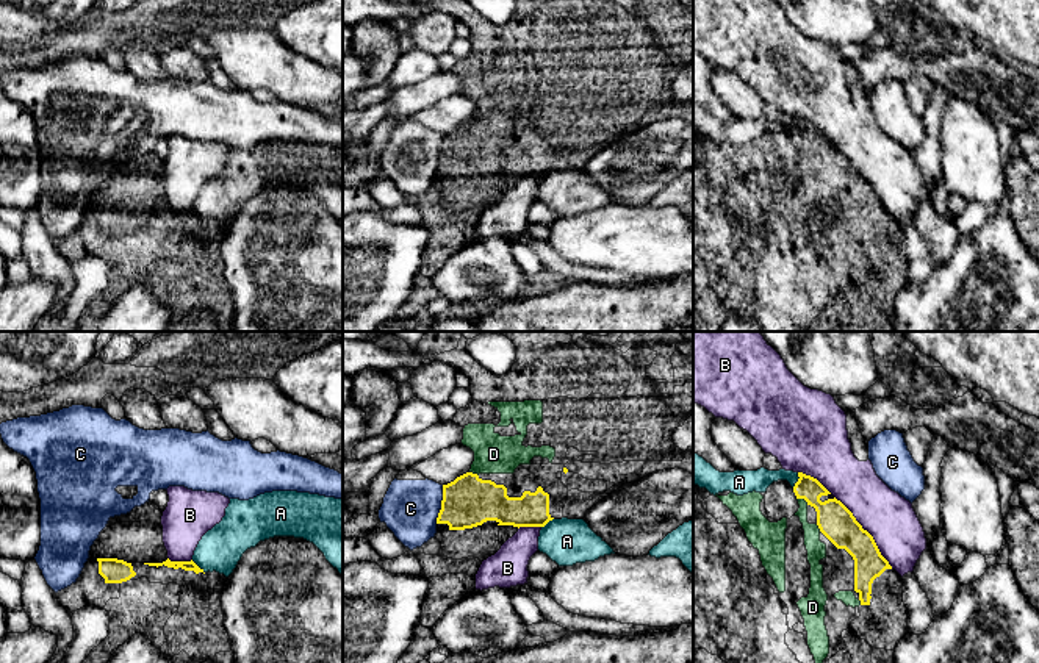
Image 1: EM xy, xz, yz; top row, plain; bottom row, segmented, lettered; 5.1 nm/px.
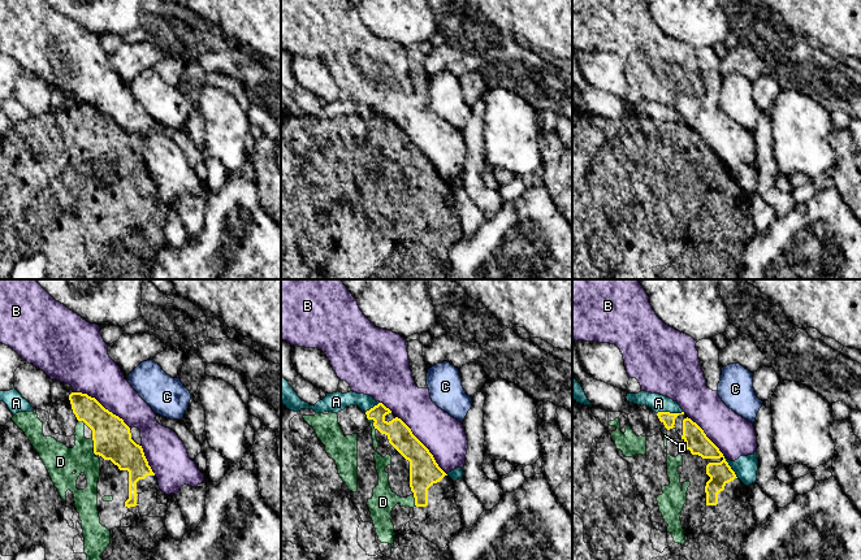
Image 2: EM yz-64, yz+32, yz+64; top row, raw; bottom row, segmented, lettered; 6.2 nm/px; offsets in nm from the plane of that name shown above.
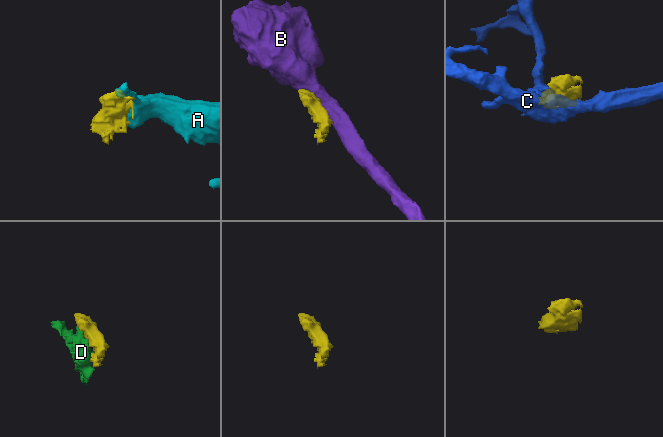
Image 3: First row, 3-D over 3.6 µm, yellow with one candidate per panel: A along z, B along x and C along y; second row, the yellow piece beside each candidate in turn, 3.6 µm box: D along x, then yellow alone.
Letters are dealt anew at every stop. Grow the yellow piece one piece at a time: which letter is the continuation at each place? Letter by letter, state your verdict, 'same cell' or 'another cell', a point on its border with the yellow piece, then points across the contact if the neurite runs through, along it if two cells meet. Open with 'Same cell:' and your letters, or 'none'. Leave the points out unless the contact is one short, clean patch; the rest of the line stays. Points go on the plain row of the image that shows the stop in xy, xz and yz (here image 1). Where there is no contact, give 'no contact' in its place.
Same cell: D
A: another cell; contact yz (798, 130)
B: another cell; contact yz (867, 182)
C: another cell; contact xz (443, 146)
D: same cell; contact yz (803, 147)

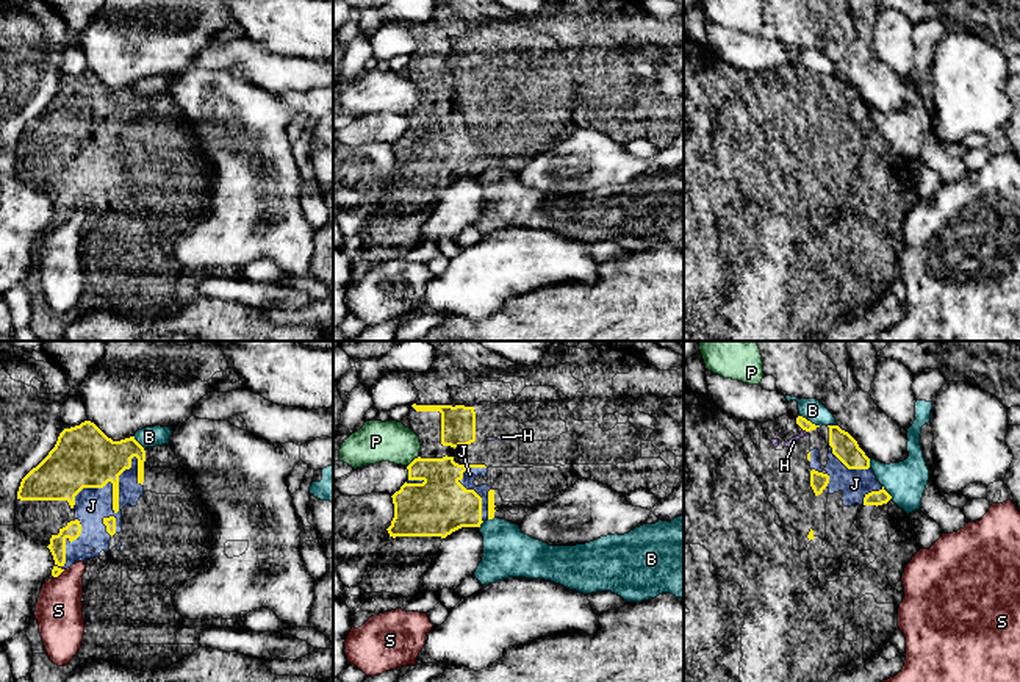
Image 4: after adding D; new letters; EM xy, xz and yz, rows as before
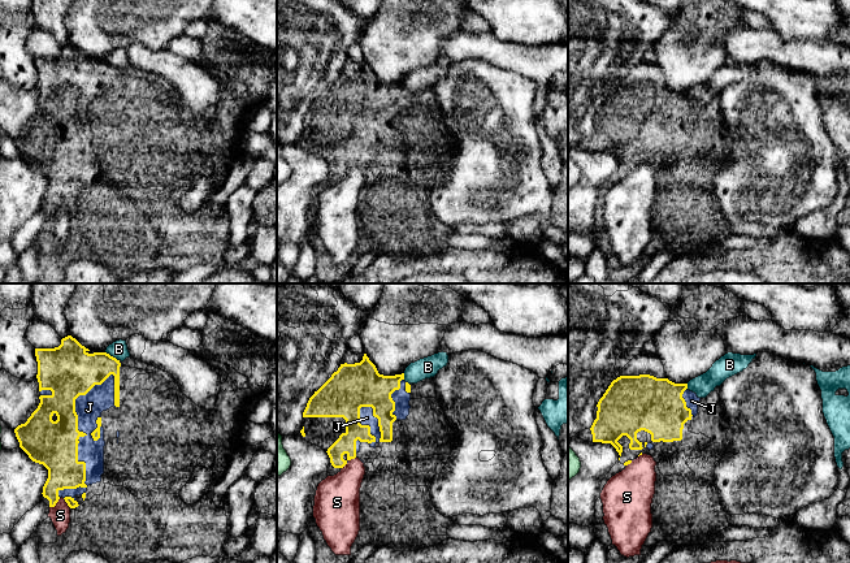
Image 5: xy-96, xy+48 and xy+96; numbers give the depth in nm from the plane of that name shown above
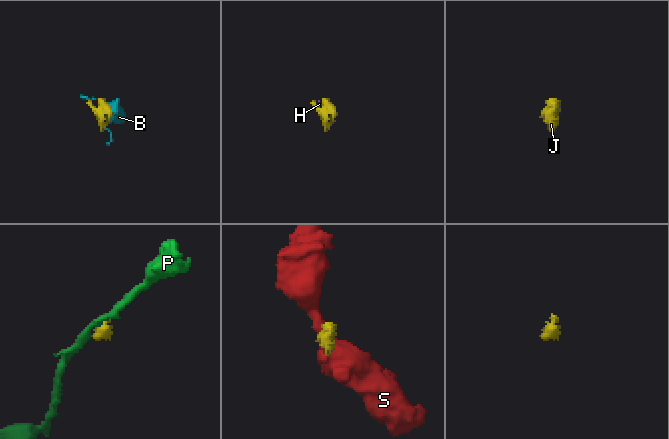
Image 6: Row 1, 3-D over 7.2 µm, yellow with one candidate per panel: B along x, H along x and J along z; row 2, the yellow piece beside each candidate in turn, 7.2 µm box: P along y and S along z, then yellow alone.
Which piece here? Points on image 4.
Same cell: H, J
B: another cell; contact yz (809, 71)
H: same cell; contact yz (804, 78)
J: same cell; contact xy (118, 147)
P: another cell; contact xz (412, 111)
S: another cell; contact xy (60, 222); border xy (64, 219), (55, 227)

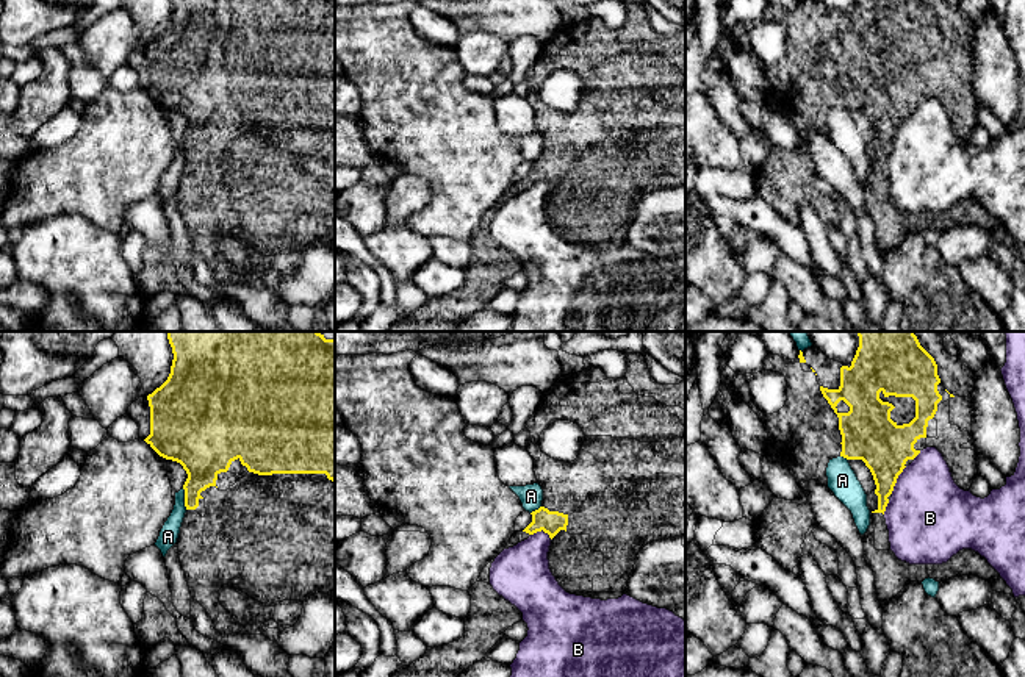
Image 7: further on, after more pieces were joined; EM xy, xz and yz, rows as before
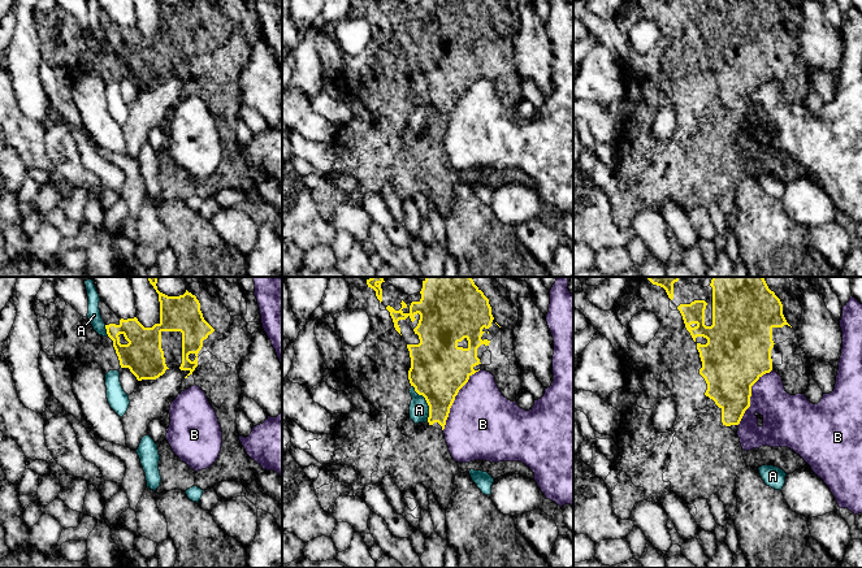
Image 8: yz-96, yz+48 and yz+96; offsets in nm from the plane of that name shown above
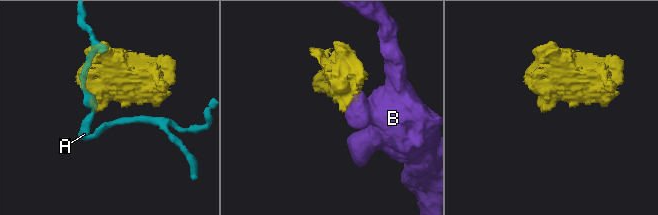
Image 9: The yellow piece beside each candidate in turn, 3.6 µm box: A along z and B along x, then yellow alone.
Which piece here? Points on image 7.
Same cell: none
A: another cell; contact xy (185, 149)
B: another cell; contact yz (895, 130); border yz (906, 116), (891, 143)

